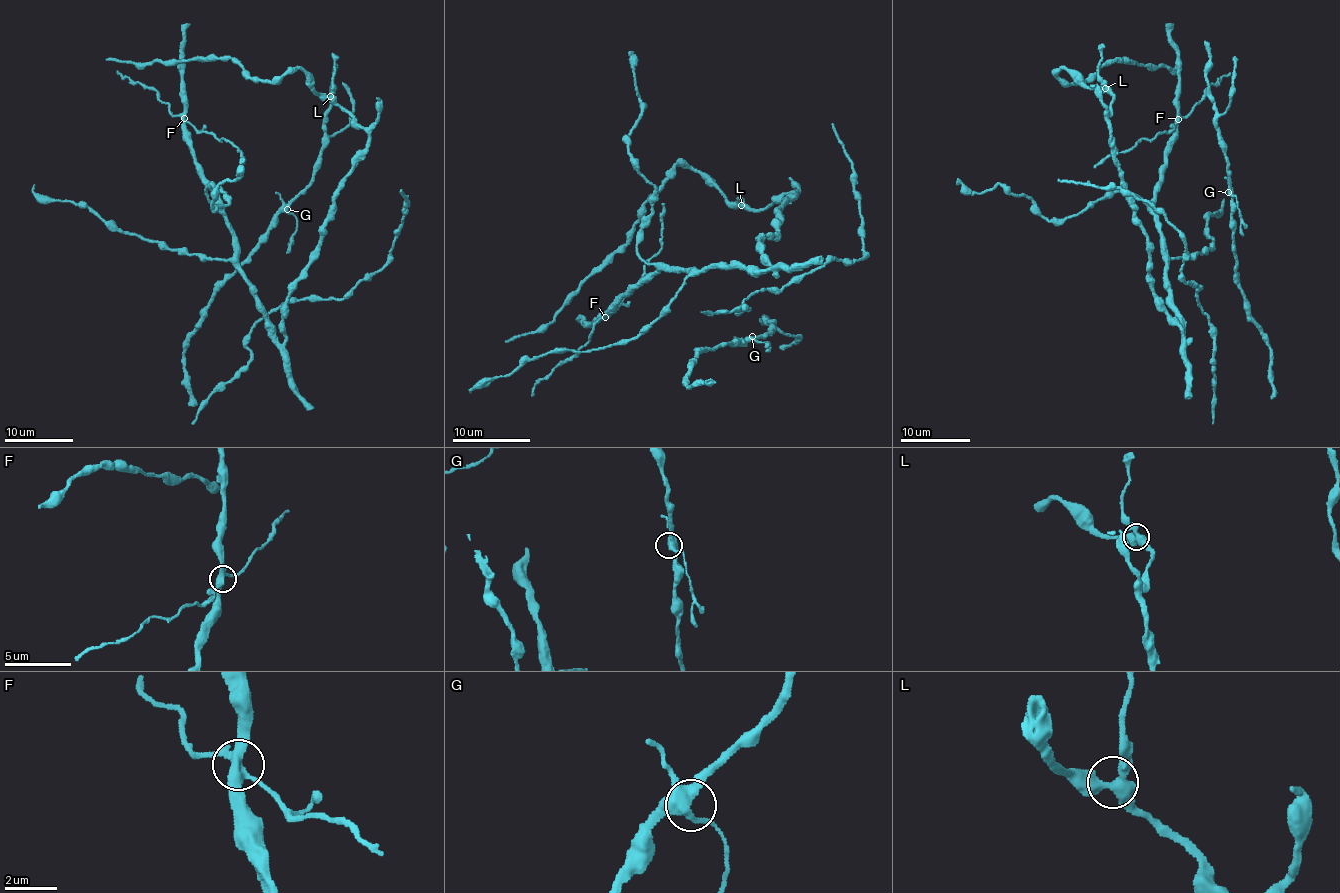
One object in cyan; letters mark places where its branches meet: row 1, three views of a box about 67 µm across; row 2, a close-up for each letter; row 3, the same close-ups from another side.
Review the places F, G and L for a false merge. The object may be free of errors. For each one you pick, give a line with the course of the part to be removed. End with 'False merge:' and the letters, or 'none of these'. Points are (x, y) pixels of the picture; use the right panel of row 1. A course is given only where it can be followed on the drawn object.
F: Course of the part to remove: (1179, 119), (1167, 133), (1159, 133), (1152, 139), (1140, 138), (1131, 149), (1107, 155), (1094, 167)
False merge: F

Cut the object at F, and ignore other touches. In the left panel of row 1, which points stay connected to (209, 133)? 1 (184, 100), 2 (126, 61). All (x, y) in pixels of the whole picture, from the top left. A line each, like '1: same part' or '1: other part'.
1: other part
2: other part

